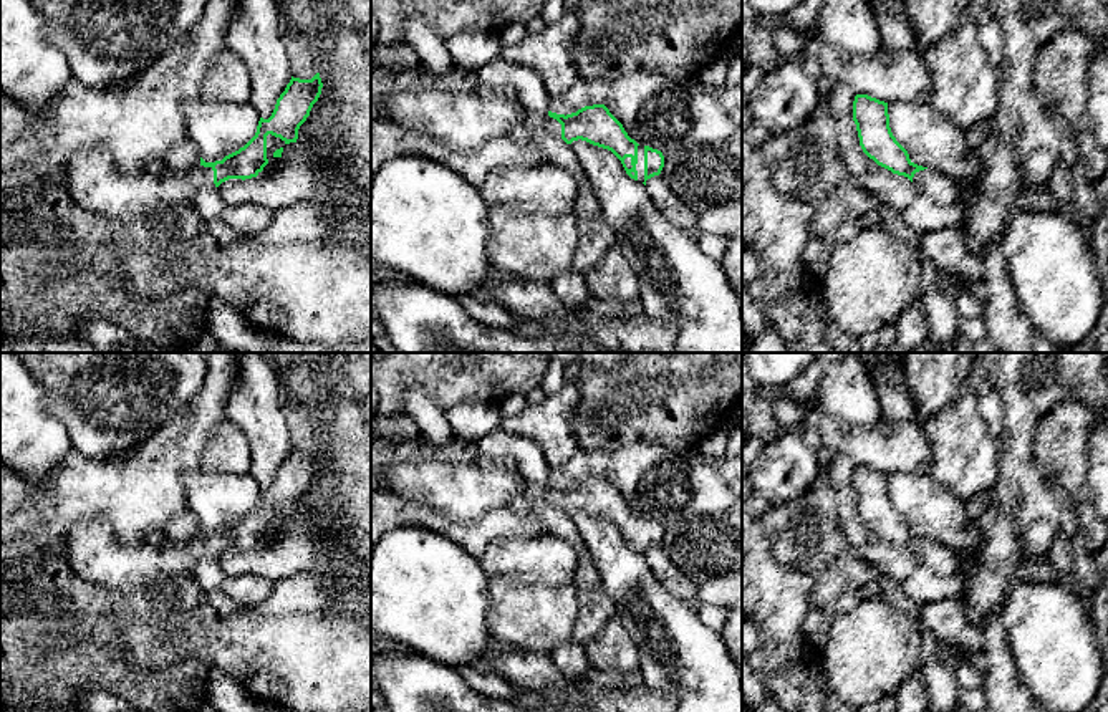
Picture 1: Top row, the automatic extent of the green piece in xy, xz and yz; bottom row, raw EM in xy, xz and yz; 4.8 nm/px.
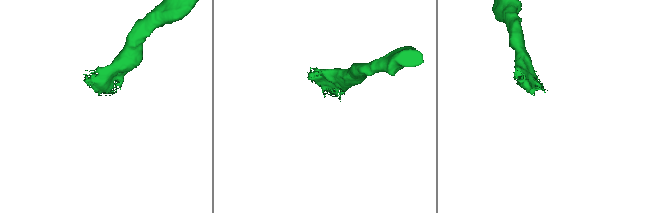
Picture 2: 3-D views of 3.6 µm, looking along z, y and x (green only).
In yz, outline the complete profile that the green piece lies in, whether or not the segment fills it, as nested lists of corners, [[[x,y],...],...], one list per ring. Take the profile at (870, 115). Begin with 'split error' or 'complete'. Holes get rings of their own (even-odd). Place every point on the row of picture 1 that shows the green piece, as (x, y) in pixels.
split error | [[[856,94],[853,101],[863,152],[893,174],[908,177],[916,190],[937,205],[951,205],[964,194],[962,184],[941,171],[914,164],[908,151],[896,141],[889,127],[888,103],[868,94]]]

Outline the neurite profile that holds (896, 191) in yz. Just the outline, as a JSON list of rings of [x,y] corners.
[[[830,81],[823,86],[820,99],[836,124],[840,156],[848,174],[879,202],[898,210],[909,205],[918,192],[914,184],[908,177],[878,166],[863,152],[853,121],[855,93],[850,86]]]

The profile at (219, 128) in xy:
[[[197,99],[184,106],[187,139],[200,151],[205,162],[222,161],[225,156],[243,147],[257,132],[260,114],[250,103],[230,103]]]

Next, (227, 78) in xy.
[[[230,50],[222,51],[209,66],[200,98],[214,101],[248,103],[250,76],[245,63]]]

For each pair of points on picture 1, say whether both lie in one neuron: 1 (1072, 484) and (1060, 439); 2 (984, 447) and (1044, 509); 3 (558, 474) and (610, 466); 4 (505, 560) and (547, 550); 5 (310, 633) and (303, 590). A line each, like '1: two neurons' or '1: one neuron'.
1: one neuron
2: two neurons
3: one neuron
4: one neuron
5: two neurons

